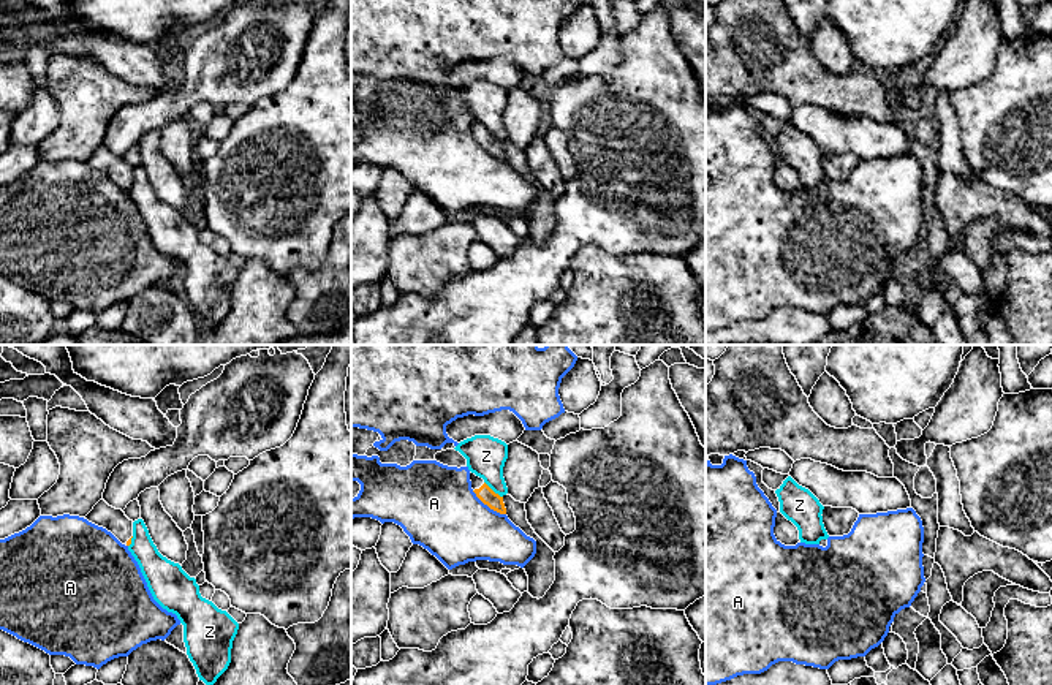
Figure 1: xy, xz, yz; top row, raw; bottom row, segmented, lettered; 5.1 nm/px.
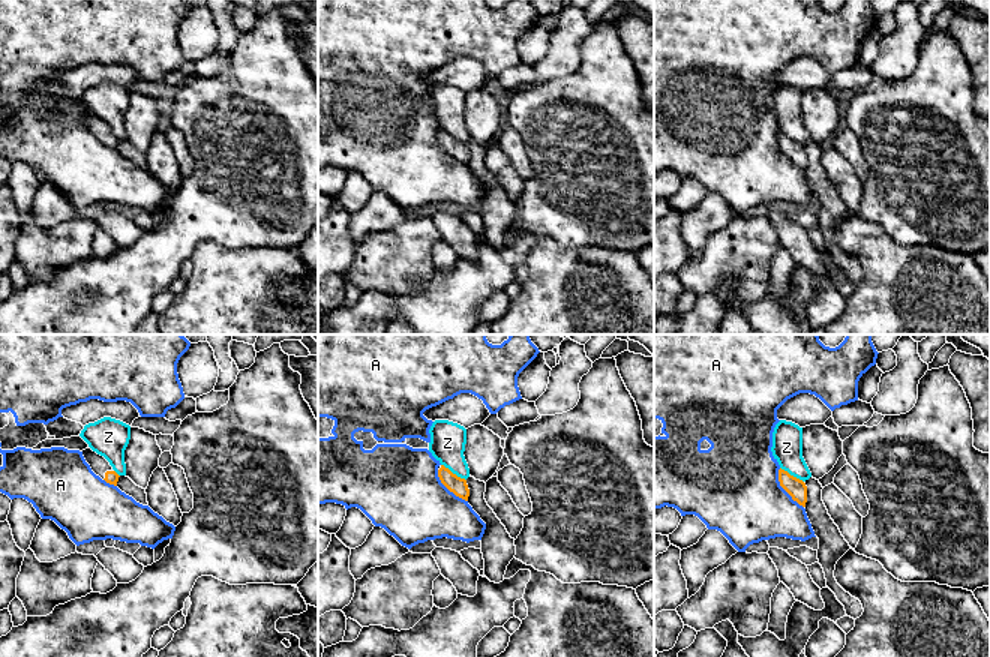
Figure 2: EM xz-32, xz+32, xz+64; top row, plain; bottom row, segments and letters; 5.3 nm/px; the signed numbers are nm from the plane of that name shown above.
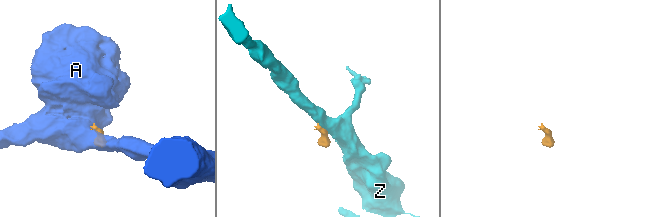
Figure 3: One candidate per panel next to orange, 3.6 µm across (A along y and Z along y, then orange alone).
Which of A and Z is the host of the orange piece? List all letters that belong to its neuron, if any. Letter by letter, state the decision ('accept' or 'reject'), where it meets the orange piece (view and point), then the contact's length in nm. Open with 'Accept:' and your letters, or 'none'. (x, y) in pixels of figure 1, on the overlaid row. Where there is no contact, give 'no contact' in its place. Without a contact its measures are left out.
Accept: none
A: reject; meets orange in xz at (489, 507); contact 220 nm long
Z: reject; meets orange in xz at (492, 491); contact 130 nm long

